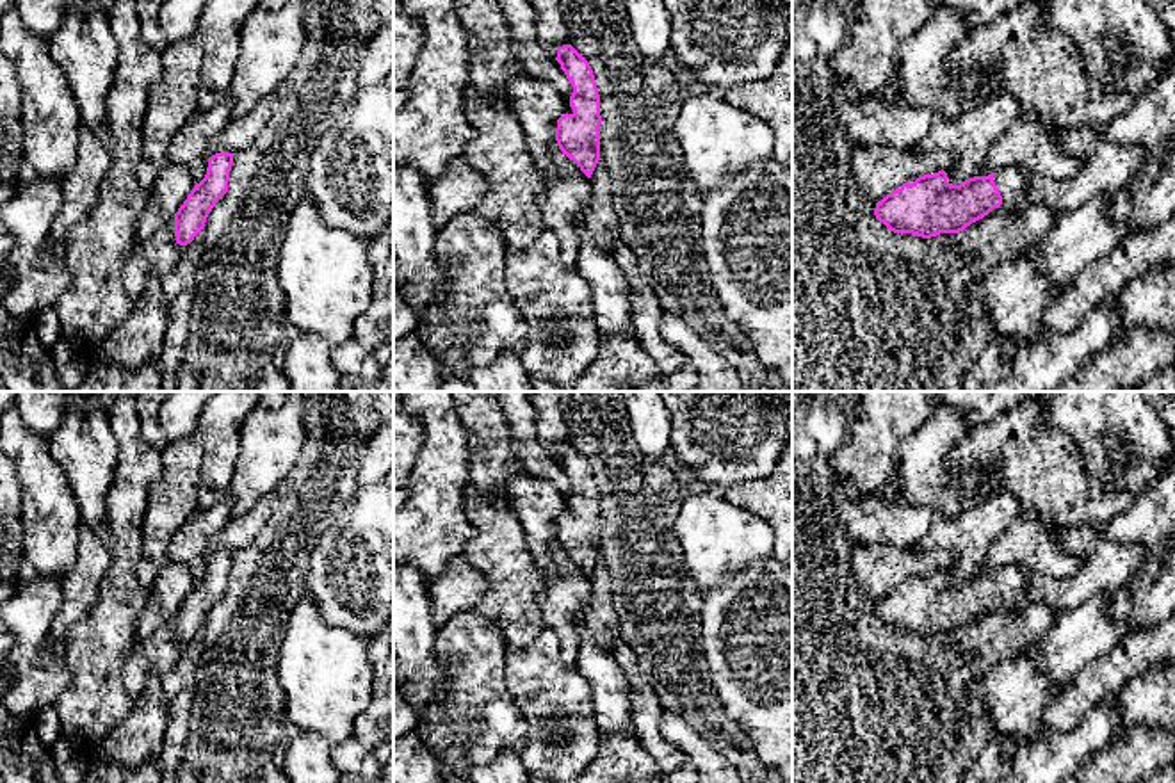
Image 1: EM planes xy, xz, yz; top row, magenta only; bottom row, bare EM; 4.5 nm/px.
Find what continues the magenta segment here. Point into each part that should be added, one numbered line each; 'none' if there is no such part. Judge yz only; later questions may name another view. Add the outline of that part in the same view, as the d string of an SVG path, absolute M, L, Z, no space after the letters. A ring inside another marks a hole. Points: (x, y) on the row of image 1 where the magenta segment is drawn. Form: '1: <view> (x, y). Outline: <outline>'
1: yz (1010, 182). Outline: M1008 167L993 176L993 182L1002 196L999 208L1009 208L1015 199L1022 194L1024 187L1031 178L1029 169Z

